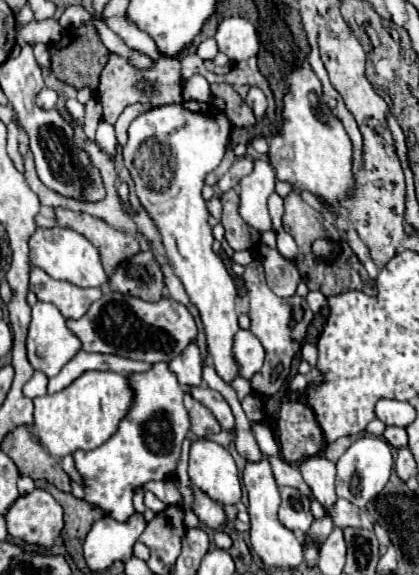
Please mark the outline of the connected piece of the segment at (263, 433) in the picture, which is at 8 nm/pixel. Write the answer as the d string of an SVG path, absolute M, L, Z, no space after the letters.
M254 422L251 425L251 431L263 455L280 455L280 448L271 427L264 425L262 422Z

